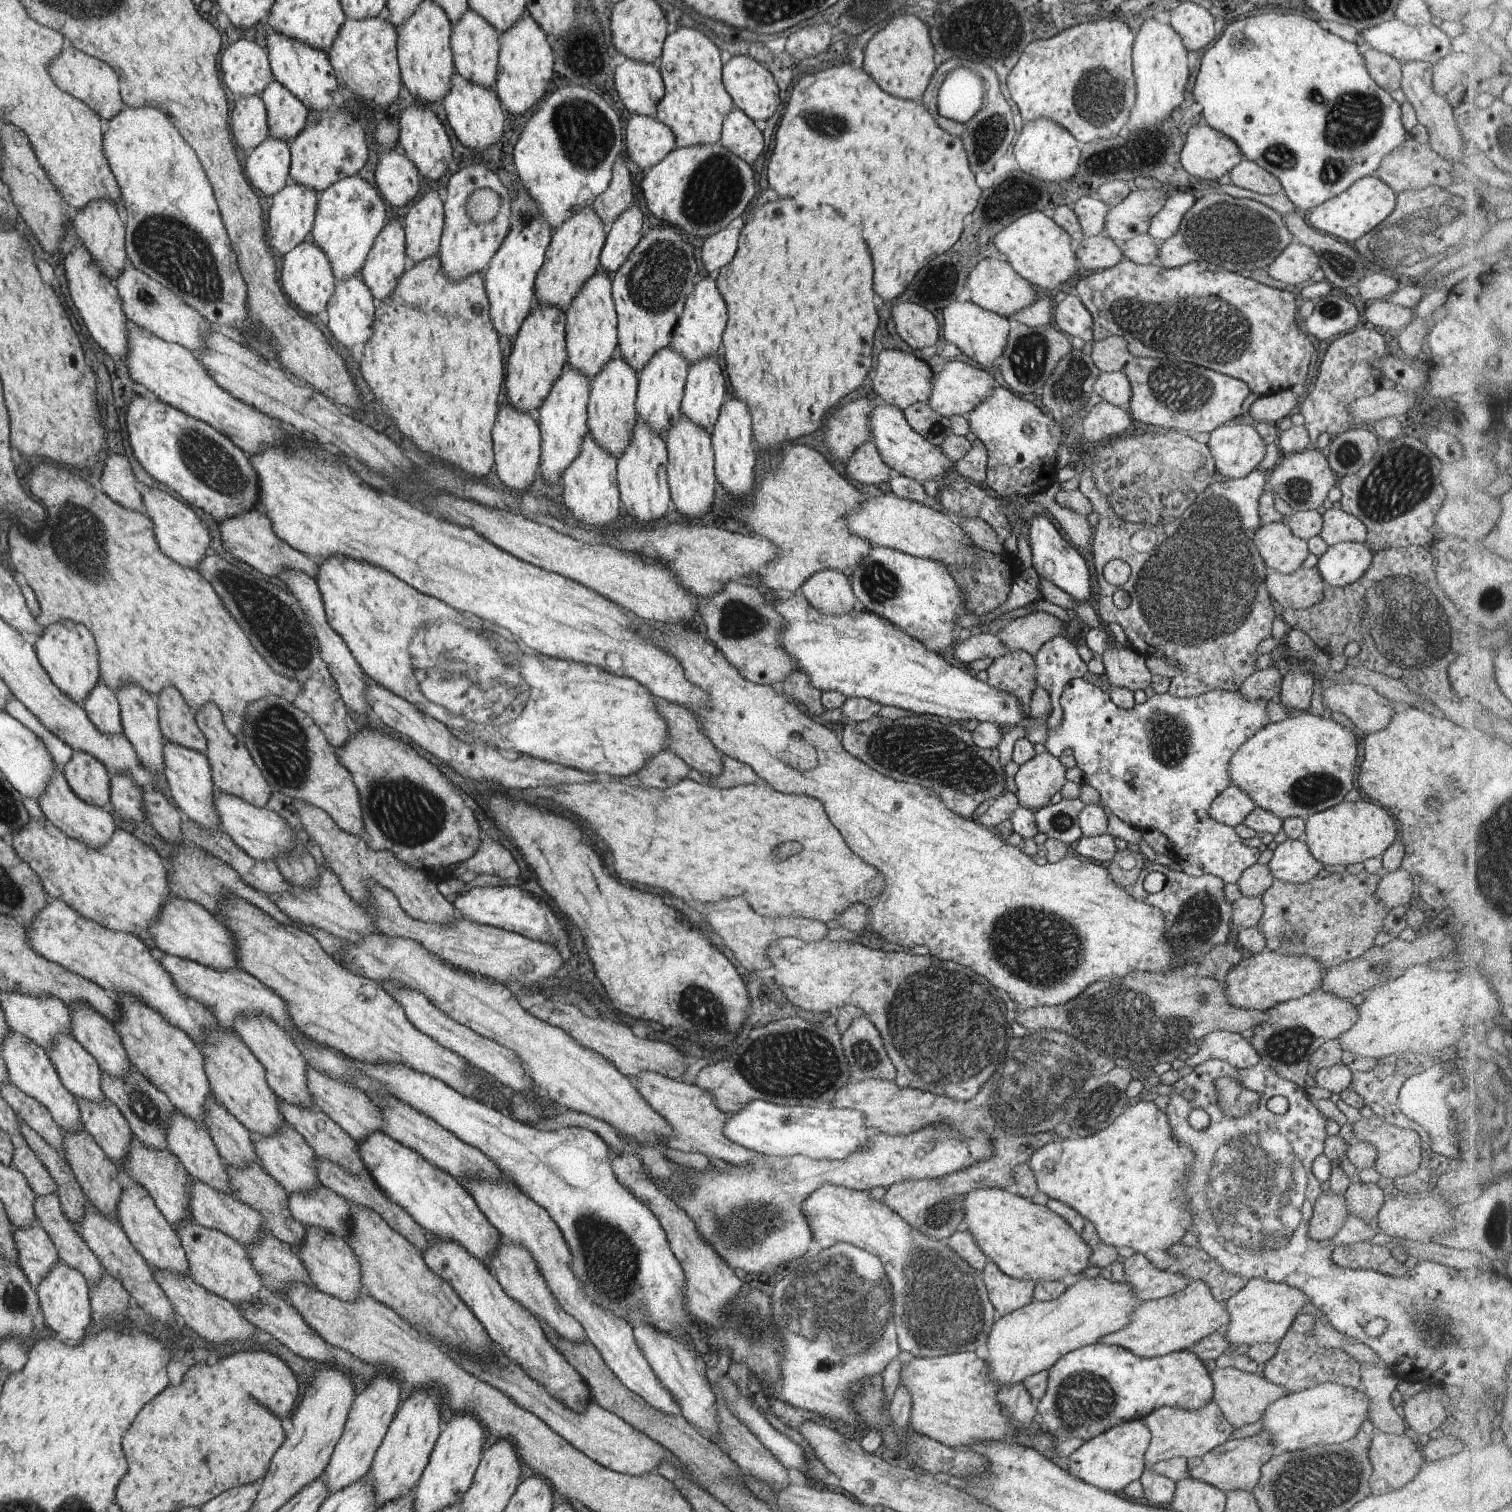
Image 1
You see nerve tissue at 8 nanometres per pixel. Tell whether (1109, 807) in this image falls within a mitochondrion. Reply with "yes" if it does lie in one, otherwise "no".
no

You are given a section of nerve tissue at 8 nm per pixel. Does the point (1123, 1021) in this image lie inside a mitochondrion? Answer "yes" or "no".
yes

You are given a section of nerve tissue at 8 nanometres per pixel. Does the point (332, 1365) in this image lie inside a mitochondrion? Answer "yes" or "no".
no

